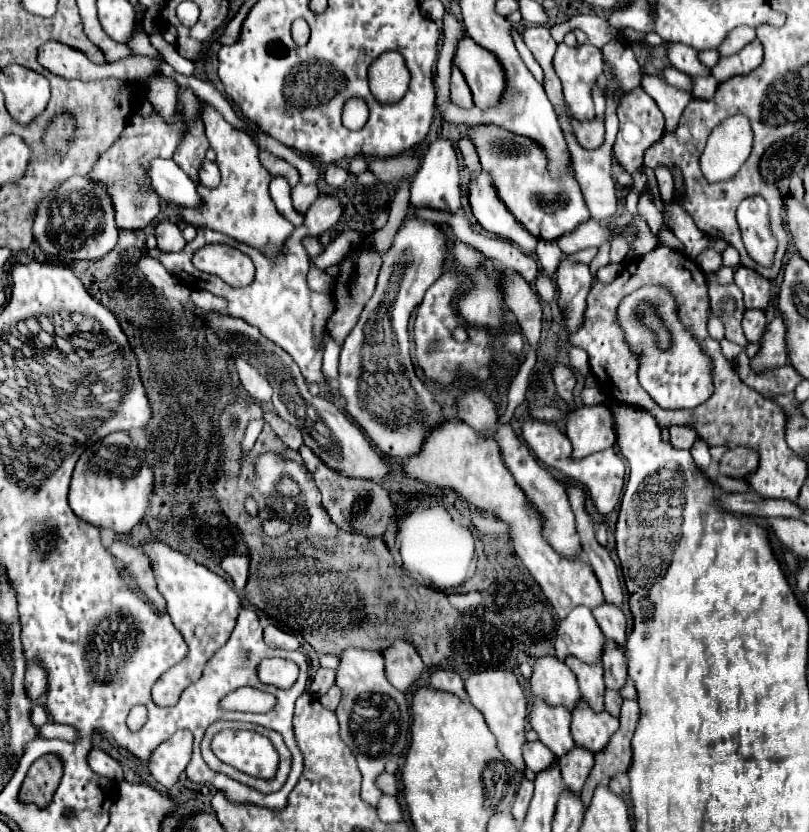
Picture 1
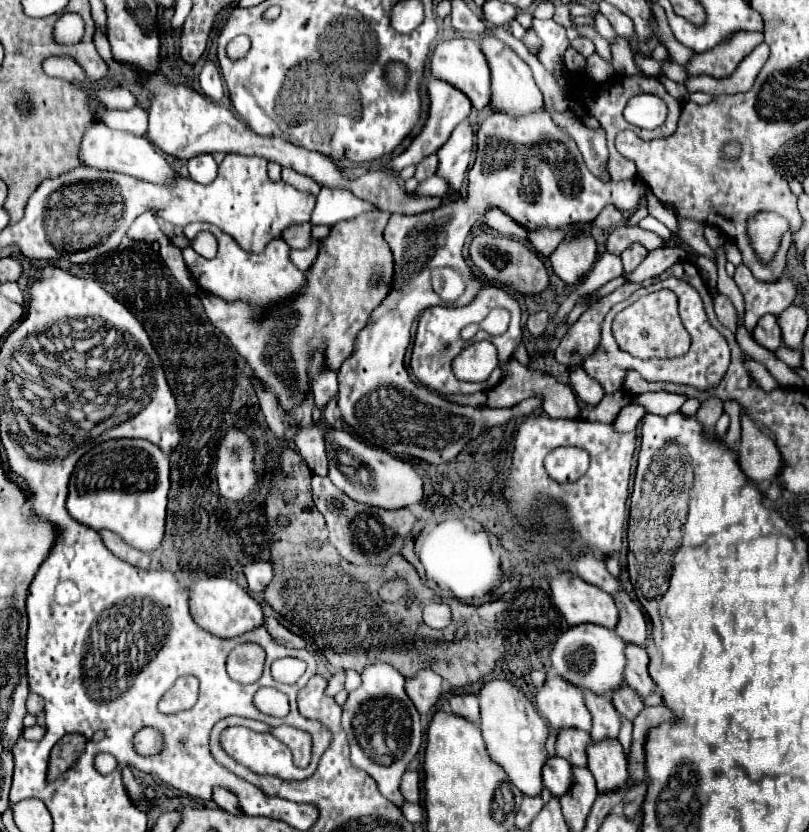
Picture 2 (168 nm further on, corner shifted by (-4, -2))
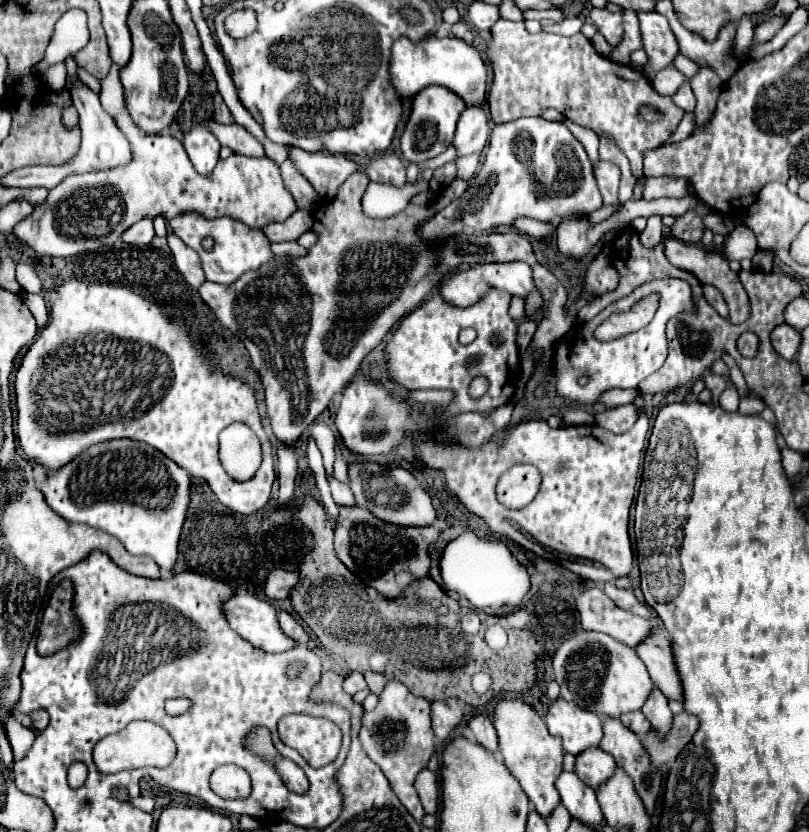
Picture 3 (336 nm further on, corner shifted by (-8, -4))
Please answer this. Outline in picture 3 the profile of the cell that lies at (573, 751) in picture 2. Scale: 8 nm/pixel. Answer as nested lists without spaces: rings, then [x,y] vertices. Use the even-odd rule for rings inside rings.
[[[591,747],[577,757],[575,773],[585,785],[591,785],[597,791],[607,779],[613,777],[615,767],[617,767],[615,759],[609,753],[605,753],[603,749]]]

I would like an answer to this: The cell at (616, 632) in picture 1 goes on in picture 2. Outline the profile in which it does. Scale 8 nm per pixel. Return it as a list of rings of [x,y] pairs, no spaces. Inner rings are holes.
[[[625,643],[625,655],[627,655],[627,667],[625,667],[627,685],[633,687],[641,697],[655,691],[655,683],[647,673],[649,657],[645,649],[639,649],[633,643]]]

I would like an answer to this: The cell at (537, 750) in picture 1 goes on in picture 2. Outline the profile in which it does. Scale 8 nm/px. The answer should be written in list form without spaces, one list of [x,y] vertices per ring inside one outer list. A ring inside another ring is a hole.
[[[547,757],[543,765],[543,785],[557,797],[561,797],[571,785],[571,765],[563,757]]]

